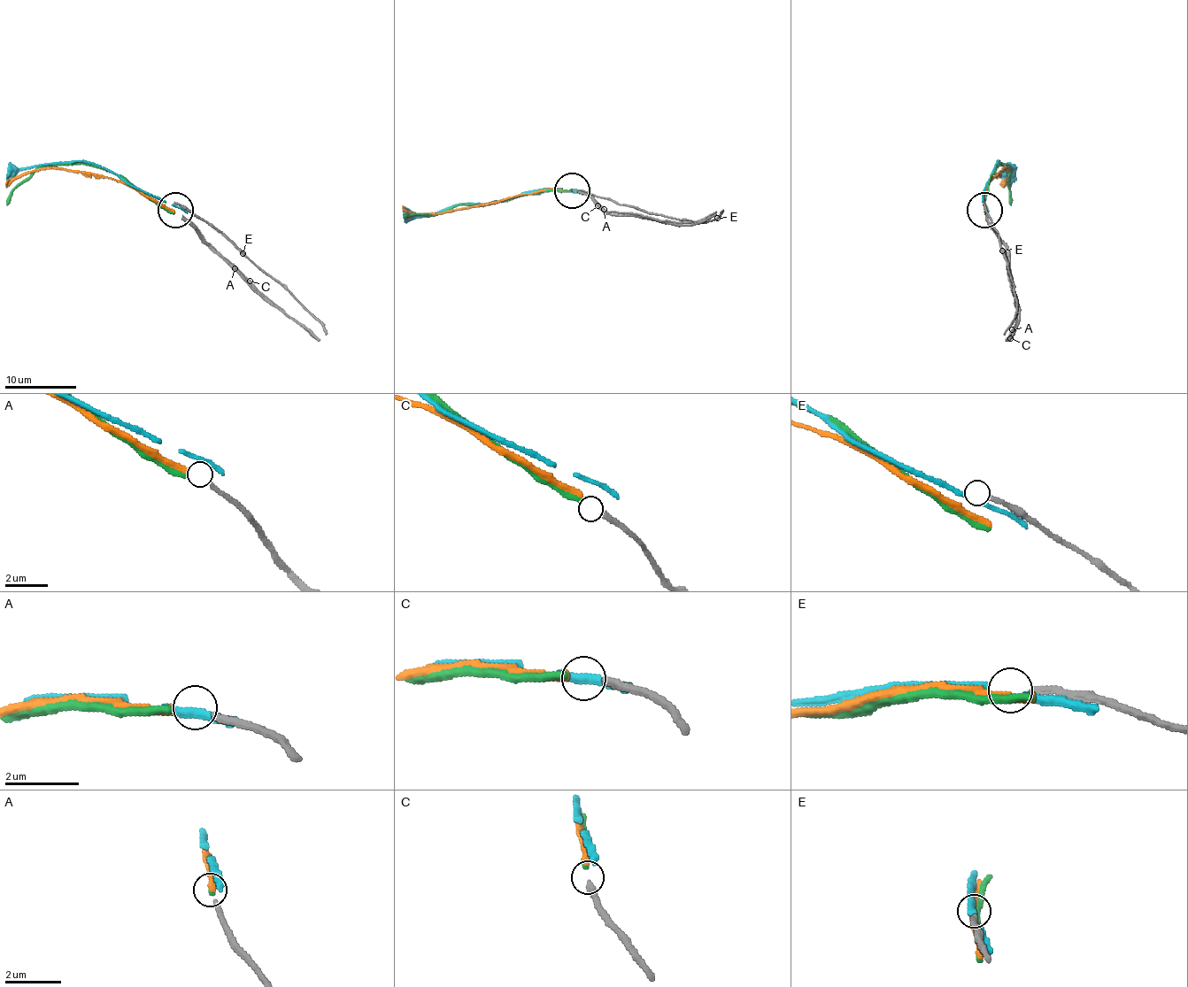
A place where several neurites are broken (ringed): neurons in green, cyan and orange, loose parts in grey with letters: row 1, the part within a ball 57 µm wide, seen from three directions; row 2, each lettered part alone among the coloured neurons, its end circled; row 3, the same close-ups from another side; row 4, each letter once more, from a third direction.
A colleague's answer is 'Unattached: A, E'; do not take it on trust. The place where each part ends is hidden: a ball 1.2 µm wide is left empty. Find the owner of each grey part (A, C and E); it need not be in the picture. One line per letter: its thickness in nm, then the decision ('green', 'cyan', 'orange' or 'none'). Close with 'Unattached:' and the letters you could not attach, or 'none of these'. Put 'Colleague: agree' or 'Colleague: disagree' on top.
Colleague: disagree
A: calibre 190 nm; orange
C: calibre 240 nm; green
E: calibre 200 nm; none
Unattached: E

